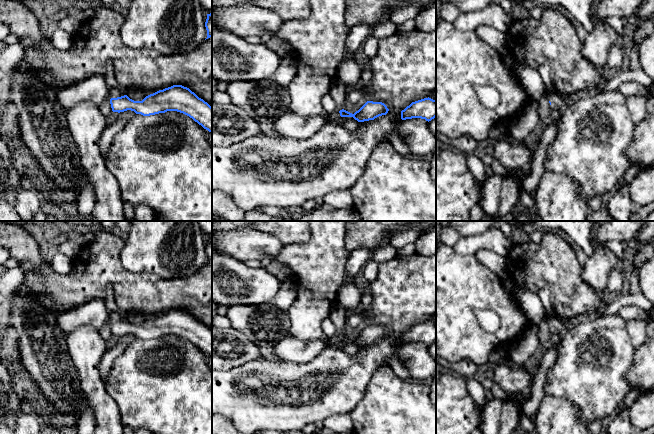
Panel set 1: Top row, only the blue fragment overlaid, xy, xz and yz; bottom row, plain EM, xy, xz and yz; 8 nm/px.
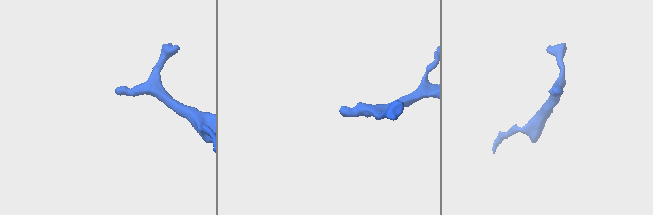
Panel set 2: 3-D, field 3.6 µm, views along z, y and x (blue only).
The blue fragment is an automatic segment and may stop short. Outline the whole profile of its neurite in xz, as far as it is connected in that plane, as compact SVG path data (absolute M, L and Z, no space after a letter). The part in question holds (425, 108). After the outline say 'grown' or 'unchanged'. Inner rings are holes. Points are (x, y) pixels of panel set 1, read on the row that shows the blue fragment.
M424 98L412 102L404 110L401 111L401 119L421 118L426 121L431 121L436 117L436 100Z | unchanged

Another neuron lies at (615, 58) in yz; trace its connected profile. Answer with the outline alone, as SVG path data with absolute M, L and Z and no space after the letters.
M612 45L609 49L606 71L608 73L615 73L622 69L622 64L623 64L623 50L621 46Z

